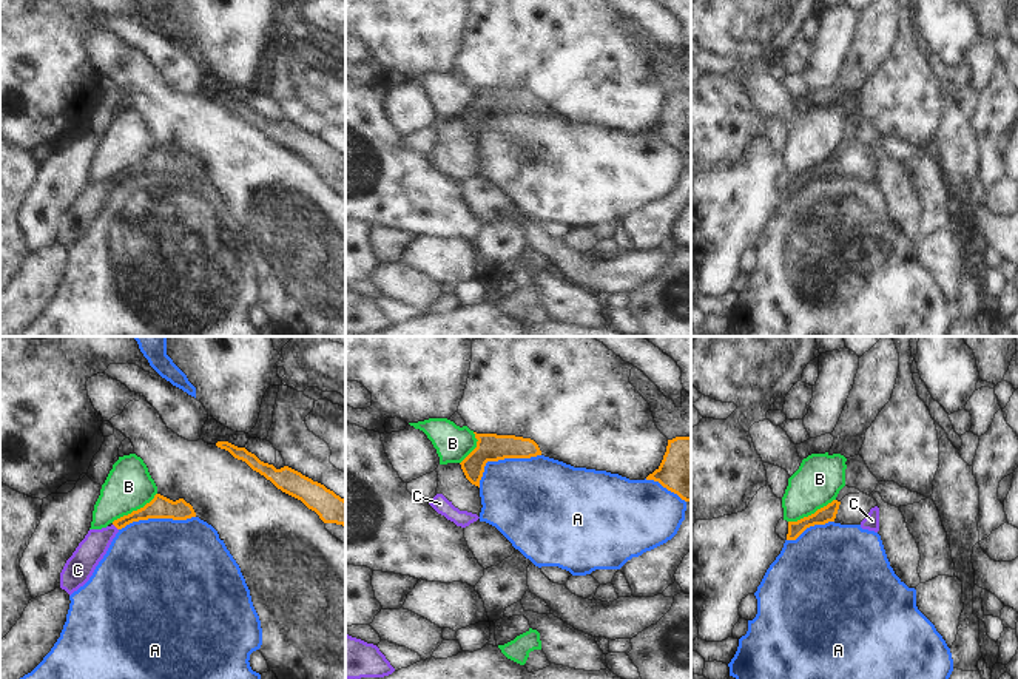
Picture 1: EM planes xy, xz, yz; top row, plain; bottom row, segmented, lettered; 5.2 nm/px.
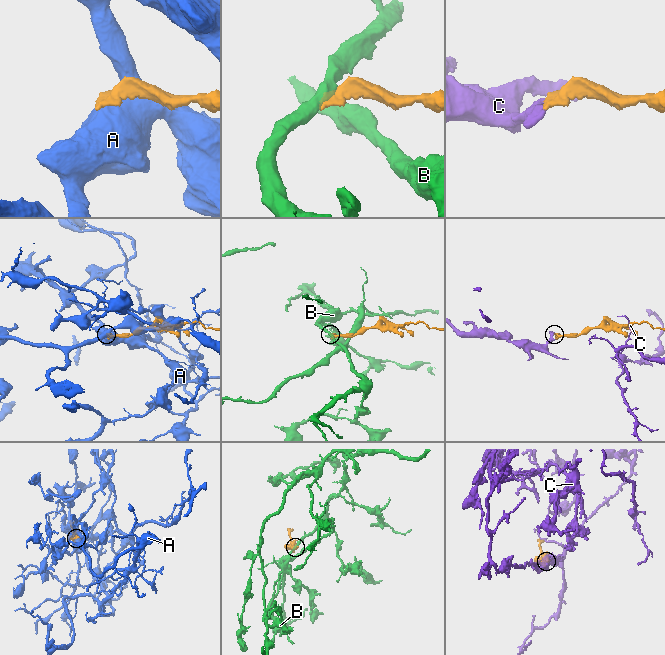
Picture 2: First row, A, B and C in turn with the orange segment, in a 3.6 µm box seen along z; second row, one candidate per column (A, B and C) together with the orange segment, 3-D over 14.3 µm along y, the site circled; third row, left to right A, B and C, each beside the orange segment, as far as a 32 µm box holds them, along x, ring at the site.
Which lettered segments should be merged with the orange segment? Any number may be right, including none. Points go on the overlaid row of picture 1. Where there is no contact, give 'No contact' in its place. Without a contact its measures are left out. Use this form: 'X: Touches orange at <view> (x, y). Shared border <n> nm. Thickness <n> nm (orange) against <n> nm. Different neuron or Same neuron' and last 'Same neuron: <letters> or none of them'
A: Touches orange at xz (502, 459). Shared border 360 nm. Thickness 140 nm (orange) against 440 nm. Different neuron
B: Touches orange at yz (812, 514). Shared border 280 nm. Thickness 90 nm (orange) against 240 nm. Different neuron
C: Touches orange at xy (114, 525). Shared border 50 nm. Thickness 110 nm (orange) against 140 nm. Same neuron
Same neuron: C

